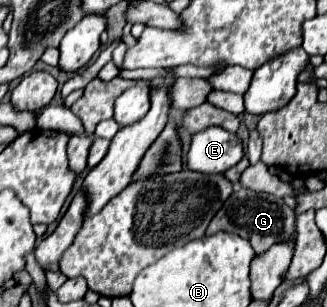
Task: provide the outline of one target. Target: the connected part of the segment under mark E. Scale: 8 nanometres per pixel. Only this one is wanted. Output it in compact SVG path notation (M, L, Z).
M211 126L193 134L187 154L187 168L201 174L223 174L243 158L243 144L237 134Z

